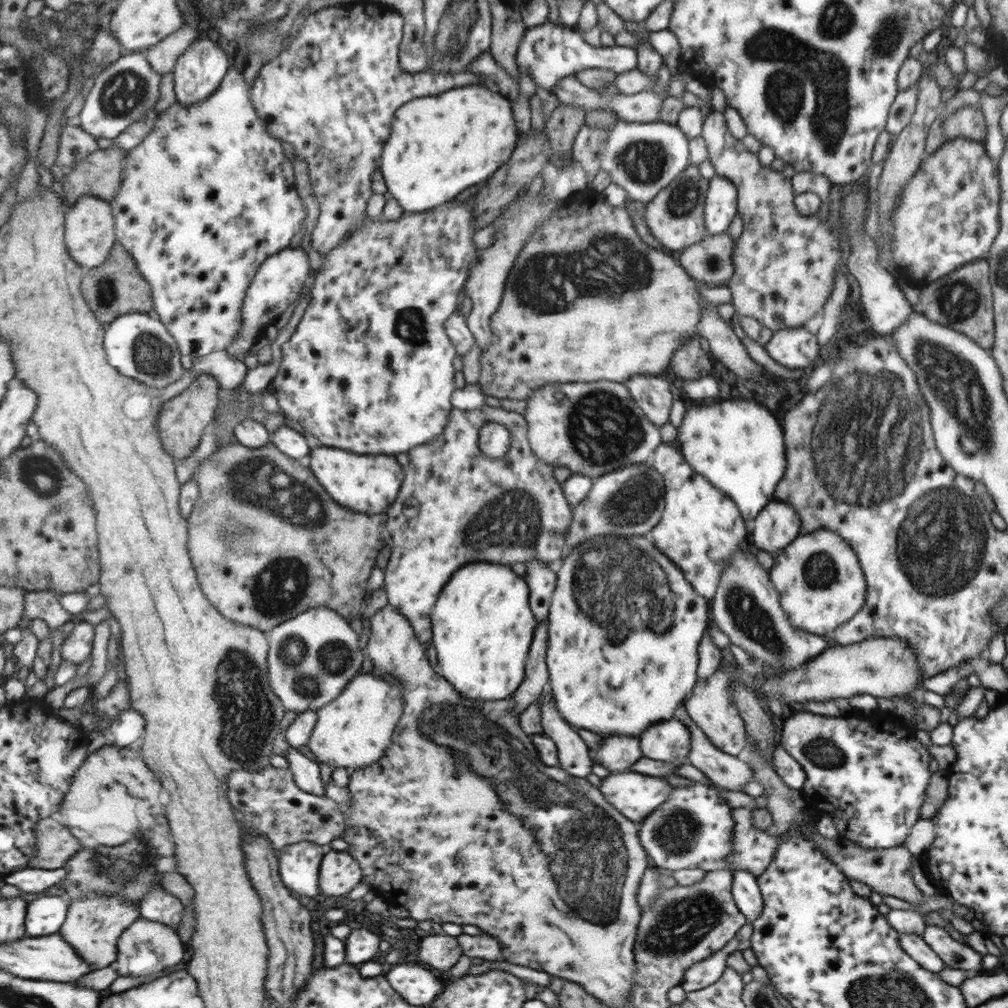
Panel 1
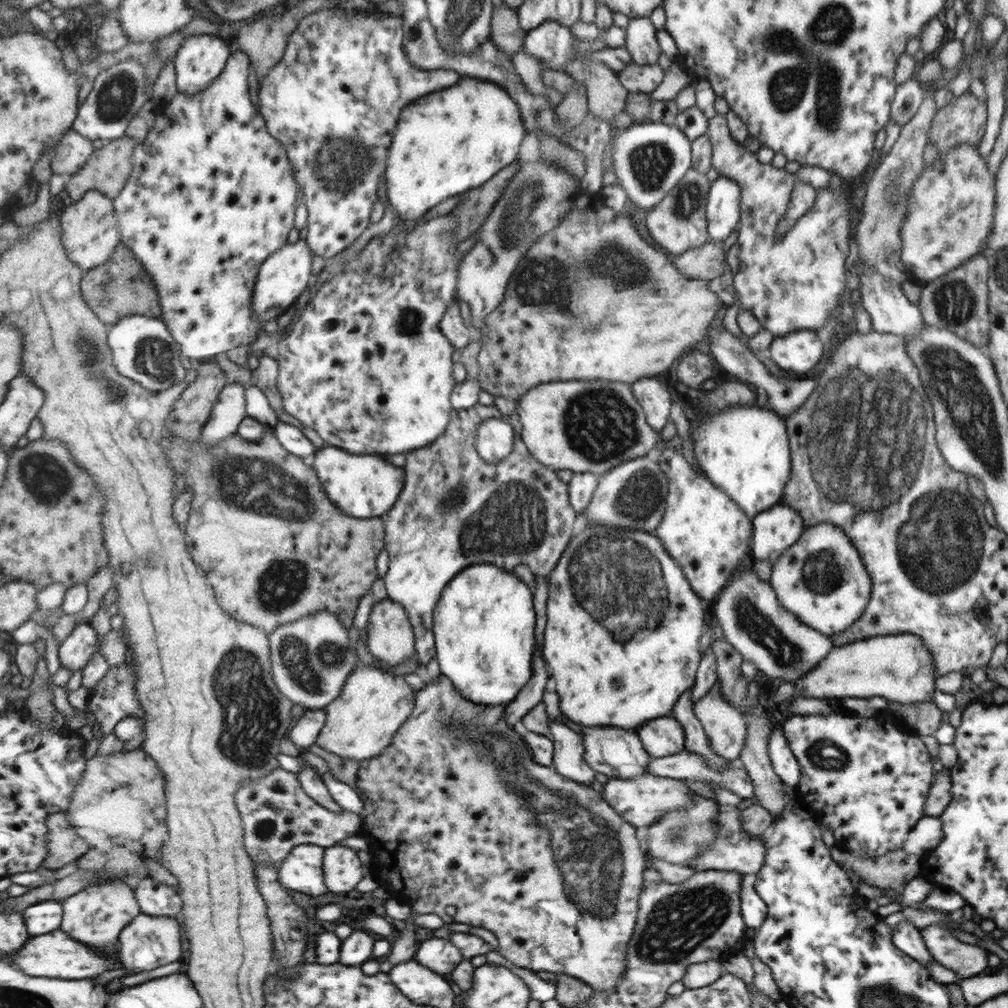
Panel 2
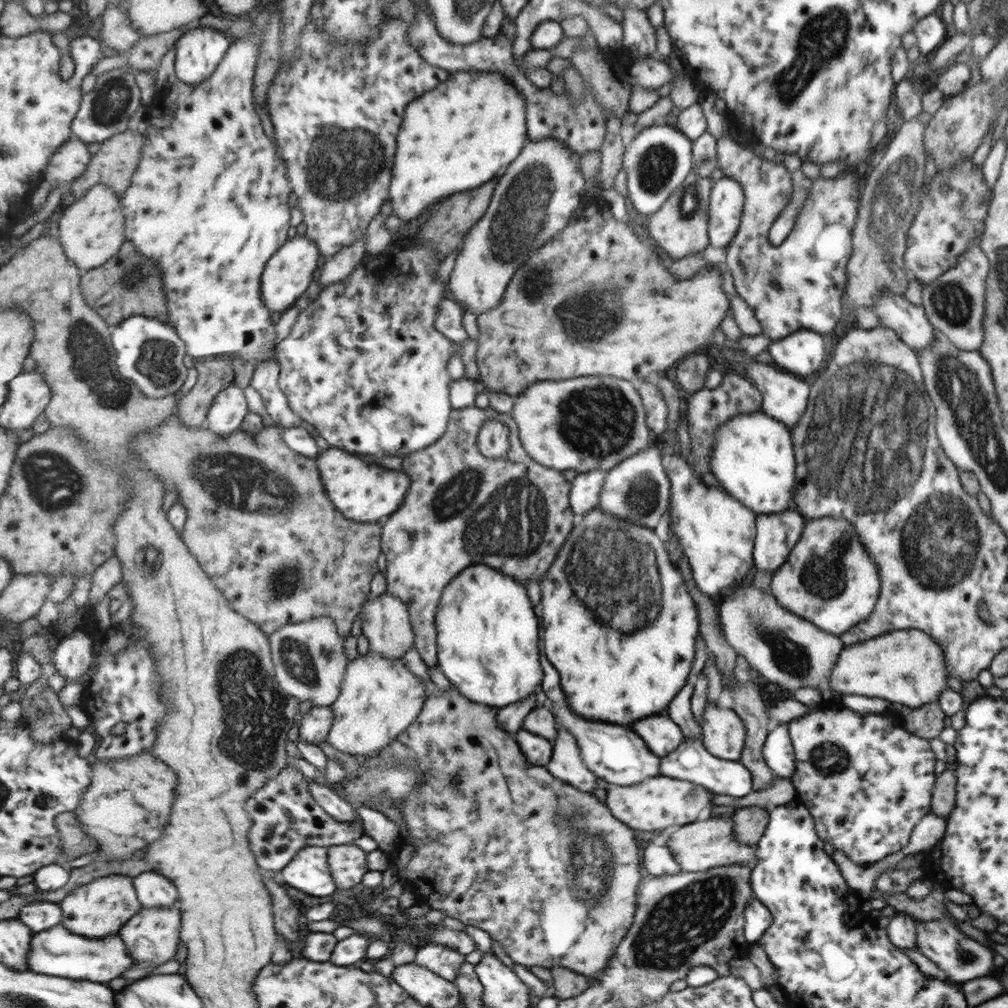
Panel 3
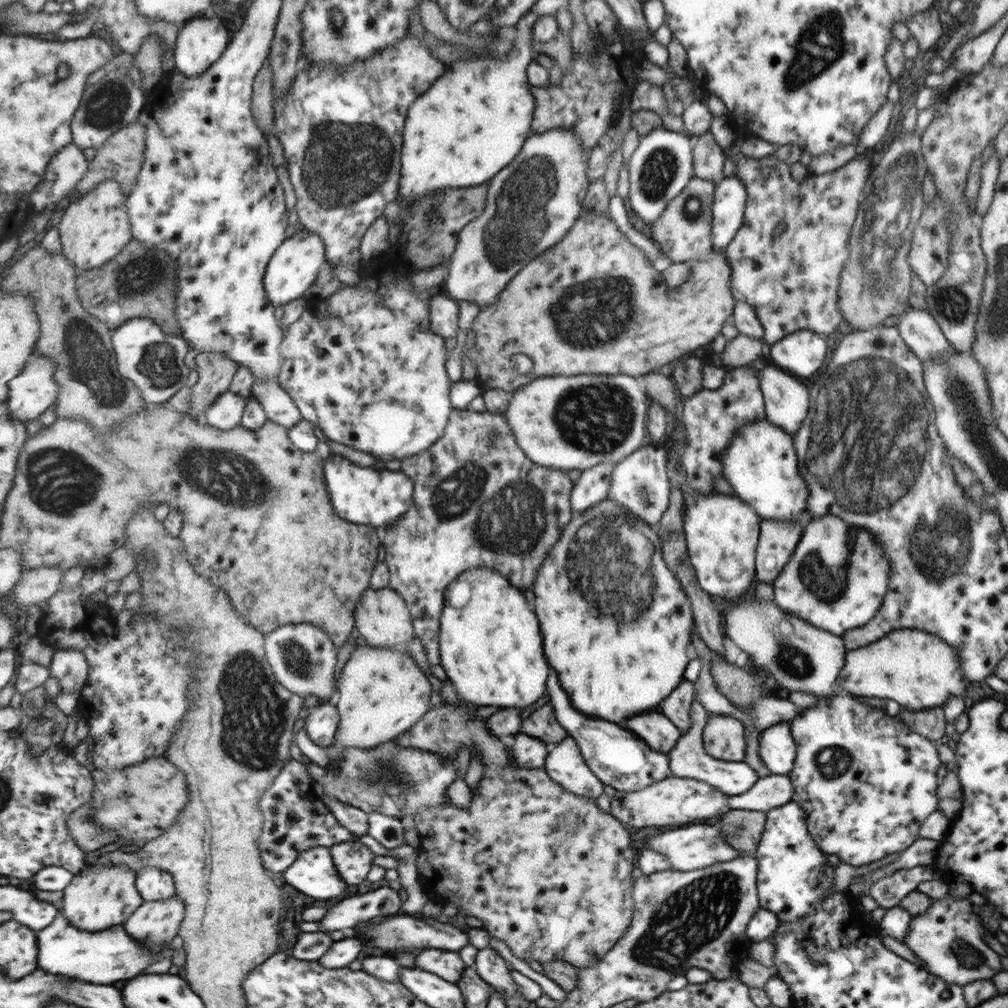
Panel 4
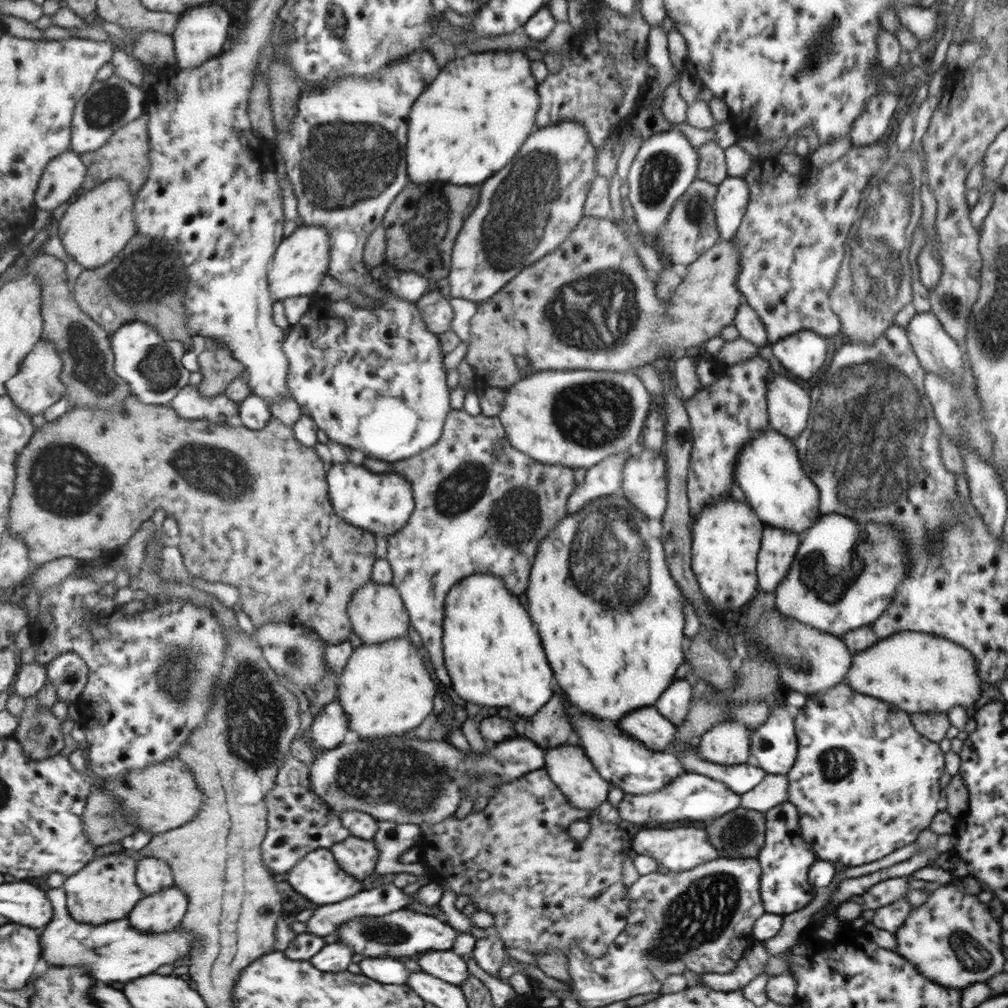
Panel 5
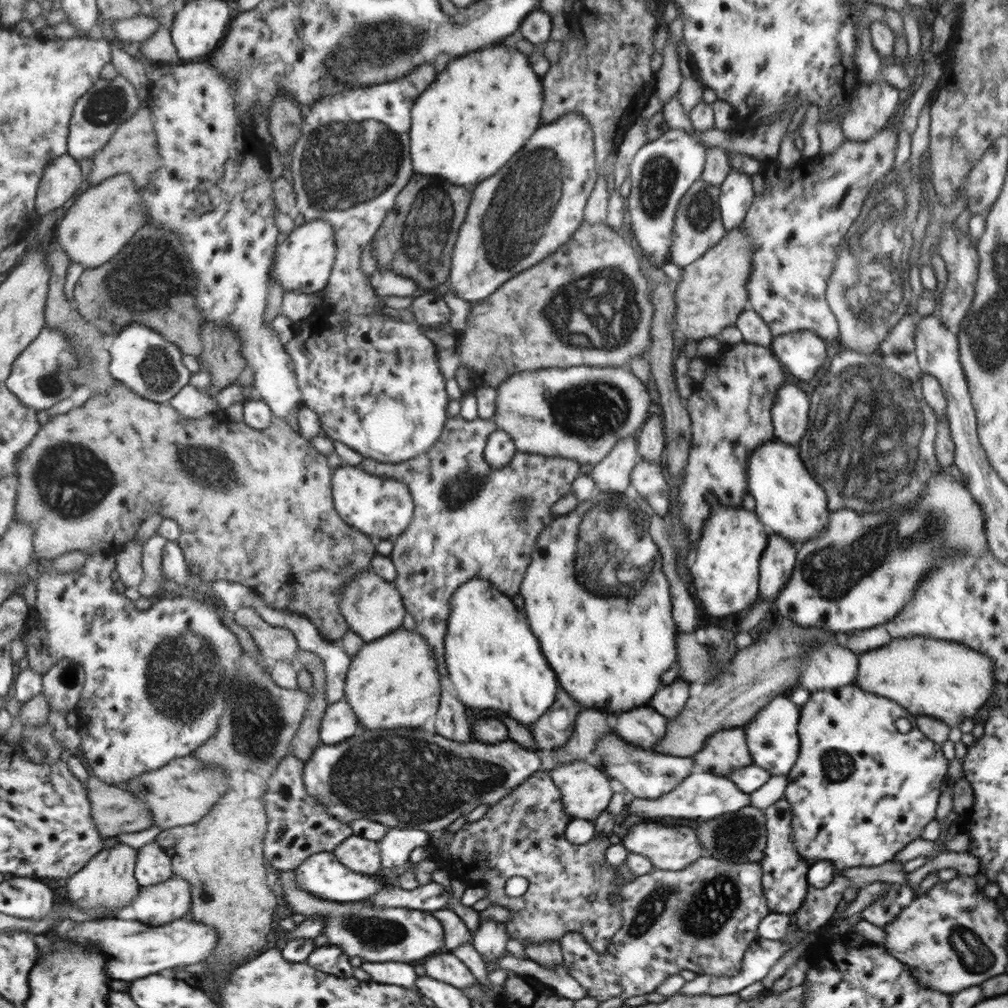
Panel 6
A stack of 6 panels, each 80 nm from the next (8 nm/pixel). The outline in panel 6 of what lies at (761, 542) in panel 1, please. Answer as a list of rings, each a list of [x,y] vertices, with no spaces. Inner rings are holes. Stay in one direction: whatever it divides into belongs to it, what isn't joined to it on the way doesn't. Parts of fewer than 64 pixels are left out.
[[[768,534],[767,545],[759,557],[759,596],[774,600],[785,587],[795,563],[797,545],[779,535]]]

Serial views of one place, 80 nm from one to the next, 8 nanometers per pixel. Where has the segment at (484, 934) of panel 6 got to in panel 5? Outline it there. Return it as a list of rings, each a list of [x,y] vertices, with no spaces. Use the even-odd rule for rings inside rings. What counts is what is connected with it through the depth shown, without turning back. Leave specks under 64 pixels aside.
[[[495,933],[474,939],[471,954],[476,963],[494,979],[497,979],[496,974],[507,958],[504,942]]]

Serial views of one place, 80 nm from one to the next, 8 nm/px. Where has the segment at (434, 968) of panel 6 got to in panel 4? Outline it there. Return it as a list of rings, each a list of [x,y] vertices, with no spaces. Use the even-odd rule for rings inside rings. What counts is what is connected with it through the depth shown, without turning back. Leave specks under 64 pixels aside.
[[[425,948],[417,955],[416,966],[427,972],[437,973],[449,982],[456,983],[462,975],[464,965],[457,952],[440,948]]]

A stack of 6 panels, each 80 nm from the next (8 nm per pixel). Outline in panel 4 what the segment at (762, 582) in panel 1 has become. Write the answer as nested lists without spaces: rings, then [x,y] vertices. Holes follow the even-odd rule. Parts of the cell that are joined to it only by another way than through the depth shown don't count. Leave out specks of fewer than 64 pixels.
[[[752,598],[749,600],[737,600],[725,614],[726,635],[739,650],[747,654],[755,668],[759,667],[766,674],[771,674],[779,688],[786,688],[787,692],[801,691],[814,694],[817,697],[830,697],[835,687],[835,682],[841,674],[847,656],[845,637],[835,636],[825,632],[824,629],[815,628],[812,624],[797,618],[793,614],[783,612],[777,605],[769,600]]]

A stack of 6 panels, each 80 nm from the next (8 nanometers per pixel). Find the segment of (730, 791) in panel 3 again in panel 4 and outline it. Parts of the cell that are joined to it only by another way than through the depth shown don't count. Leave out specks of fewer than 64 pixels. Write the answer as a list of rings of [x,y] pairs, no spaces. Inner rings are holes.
[[[693,700],[691,703],[690,727],[685,733],[677,739],[675,746],[667,753],[669,757],[670,774],[676,777],[689,777],[699,779],[710,784],[711,787],[719,789],[725,796],[730,798],[747,792],[749,788],[755,786],[758,774],[747,763],[727,762],[726,760],[717,760],[709,756],[703,745],[702,730],[708,719],[708,711],[705,710],[699,702]]]

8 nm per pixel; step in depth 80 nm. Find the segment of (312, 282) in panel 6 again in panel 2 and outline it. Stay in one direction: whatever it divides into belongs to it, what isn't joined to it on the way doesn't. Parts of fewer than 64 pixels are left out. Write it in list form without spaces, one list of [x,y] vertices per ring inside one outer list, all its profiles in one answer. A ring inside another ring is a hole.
[[[298,239],[294,243],[287,243],[264,262],[254,292],[253,314],[257,320],[263,322],[279,318],[292,304],[297,305],[302,301],[309,289],[309,280],[313,276],[314,254],[306,239]]]

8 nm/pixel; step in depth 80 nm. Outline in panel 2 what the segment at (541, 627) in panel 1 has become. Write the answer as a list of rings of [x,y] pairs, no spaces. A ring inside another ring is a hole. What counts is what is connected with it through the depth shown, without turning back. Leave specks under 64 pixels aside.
[[[539,645],[535,652],[537,652],[537,654],[532,654],[532,678],[530,678],[529,683],[526,683],[526,686],[518,692],[516,698],[512,700],[512,703],[504,706],[503,719],[507,721],[511,727],[518,727],[520,718],[525,716],[531,708],[541,701],[541,695],[544,691],[543,686],[545,686],[545,682],[547,682],[549,673],[543,660],[542,645]]]

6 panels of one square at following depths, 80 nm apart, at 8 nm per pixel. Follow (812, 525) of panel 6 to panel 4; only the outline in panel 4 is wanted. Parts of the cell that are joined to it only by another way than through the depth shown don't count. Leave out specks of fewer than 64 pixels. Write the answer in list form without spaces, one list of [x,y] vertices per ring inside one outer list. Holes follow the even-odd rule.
[[[750,420],[734,432],[732,442],[722,452],[722,477],[731,485],[735,497],[755,510],[760,519],[797,521],[799,514],[808,508],[808,486],[799,471],[799,461],[793,448],[792,435],[769,421]]]

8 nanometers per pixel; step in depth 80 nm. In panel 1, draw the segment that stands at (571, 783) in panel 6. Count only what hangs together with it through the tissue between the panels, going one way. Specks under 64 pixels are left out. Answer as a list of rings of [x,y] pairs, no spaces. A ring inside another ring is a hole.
[[[544,693],[540,694],[537,704],[541,709],[542,734],[555,741],[558,758],[556,767],[573,777],[585,778],[591,772],[587,746],[567,726],[567,721],[559,718],[559,714],[555,712],[556,706],[553,706],[553,702],[549,702],[549,698],[544,696]]]

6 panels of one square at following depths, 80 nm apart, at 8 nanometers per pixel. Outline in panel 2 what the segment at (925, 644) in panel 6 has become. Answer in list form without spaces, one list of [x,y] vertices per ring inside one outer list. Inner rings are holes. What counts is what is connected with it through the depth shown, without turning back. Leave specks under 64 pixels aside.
[[[892,633],[883,636],[869,637],[843,646],[833,646],[831,652],[821,664],[817,664],[814,670],[804,674],[800,680],[796,680],[793,687],[800,688],[797,696],[816,699],[842,699],[842,698],[871,698],[877,696],[887,701],[899,704],[921,703],[929,700],[934,693],[933,659],[929,650],[925,648],[920,636],[911,633]]]

